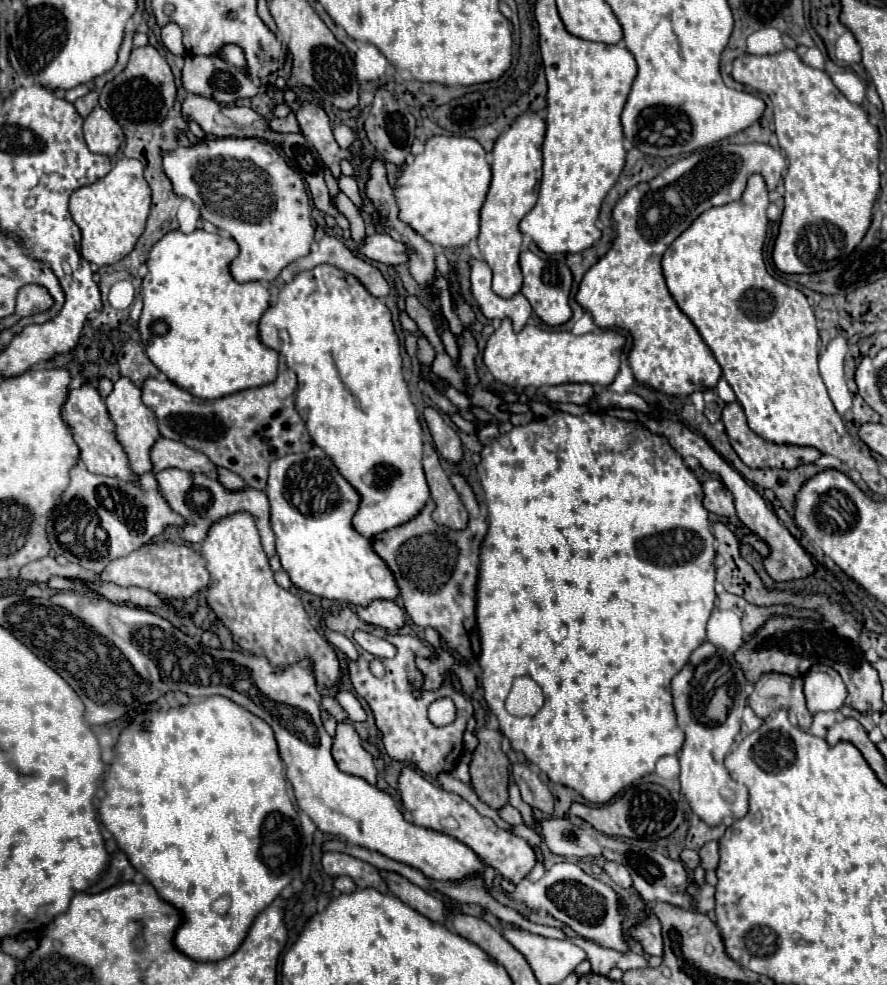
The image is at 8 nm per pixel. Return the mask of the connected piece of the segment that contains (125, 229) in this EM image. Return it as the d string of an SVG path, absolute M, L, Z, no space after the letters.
M119 159L113 169L93 185L71 193L69 211L81 229L81 255L99 267L113 265L129 255L145 229L151 207L151 189L143 179L143 165L137 159Z

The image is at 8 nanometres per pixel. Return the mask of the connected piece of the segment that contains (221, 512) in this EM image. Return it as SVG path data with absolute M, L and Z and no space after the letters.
M165 469L165 471L157 473L155 477L157 477L159 489L161 489L163 497L167 499L167 503L171 505L171 509L185 519L185 525L179 529L179 537L185 545L201 543L207 537L211 525L217 523L219 519L233 515L237 511L247 511L255 517L265 553L269 557L275 555L275 535L269 525L269 503L267 503L265 491L251 489L251 487L241 489L241 491L231 491L231 489L225 489L217 479L211 479L203 473L189 473L189 471L181 471L181 469Z

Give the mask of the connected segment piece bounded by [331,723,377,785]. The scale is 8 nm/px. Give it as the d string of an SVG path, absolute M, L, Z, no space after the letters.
M337 723L331 753L343 773L363 777L365 781L375 785L377 769L373 765L373 757L361 747L361 739L349 723Z

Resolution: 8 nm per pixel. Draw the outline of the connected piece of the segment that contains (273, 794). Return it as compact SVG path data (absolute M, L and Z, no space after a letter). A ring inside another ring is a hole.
M213 695L199 703L189 703L183 707L169 709L169 711L153 709L153 711L139 715L119 733L119 741L115 743L113 751L115 751L115 757L109 763L109 771L105 773L105 781L103 781L105 797L99 803L99 817L103 821L103 825L107 827L107 831L113 833L117 845L125 851L129 863L137 871L141 871L147 877L147 881L155 887L159 897L163 901L167 901L169 905L173 905L183 915L183 921L179 923L179 927L175 929L175 935L173 935L173 945L177 947L177 951L181 951L183 955L187 955L193 961L219 961L219 959L229 957L245 939L253 919L267 905L271 905L273 899L299 875L299 867L301 867L301 859L303 859L303 829L299 825L297 811L293 809L293 805L287 797L283 761L277 753L273 729L263 719L259 719L251 711L243 709L241 705L233 703L231 699ZM223 895L231 897L231 907L225 915L219 915L217 899Z

